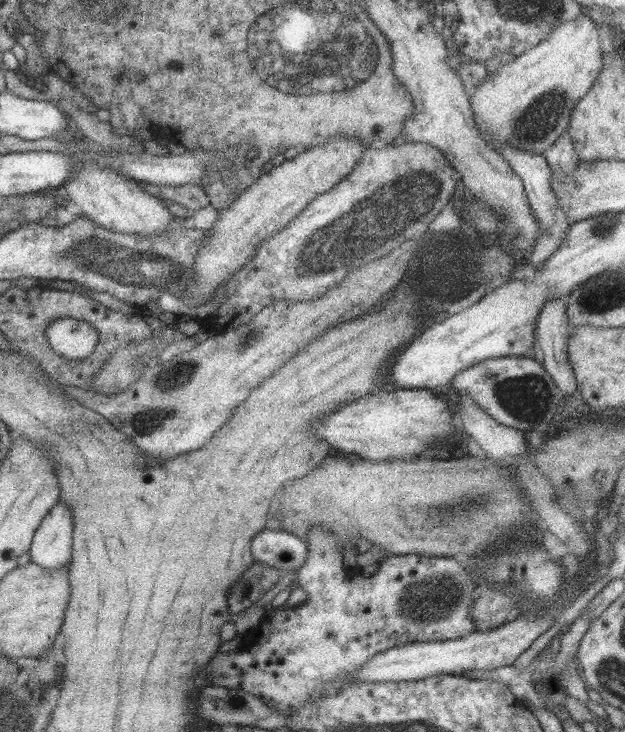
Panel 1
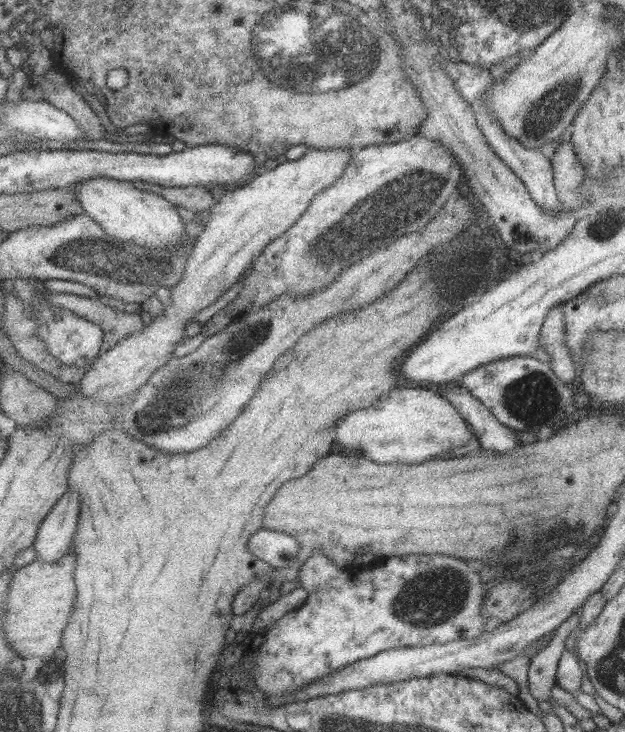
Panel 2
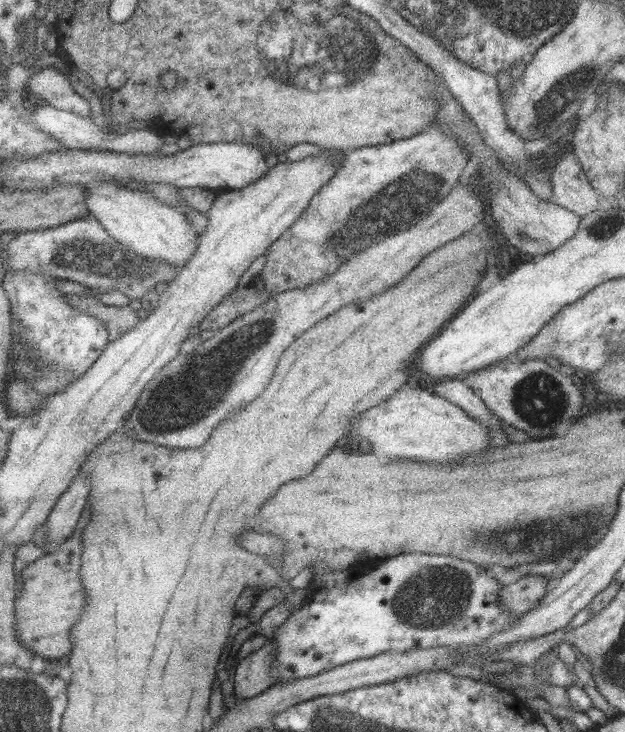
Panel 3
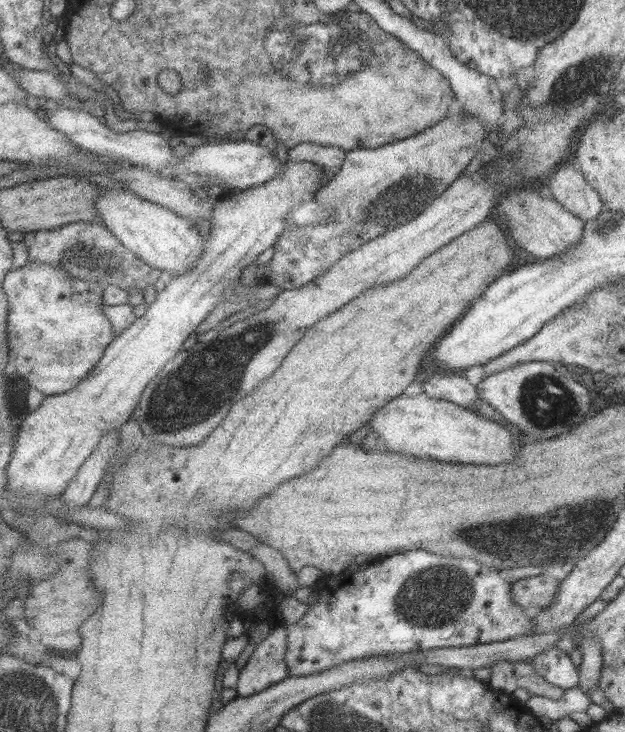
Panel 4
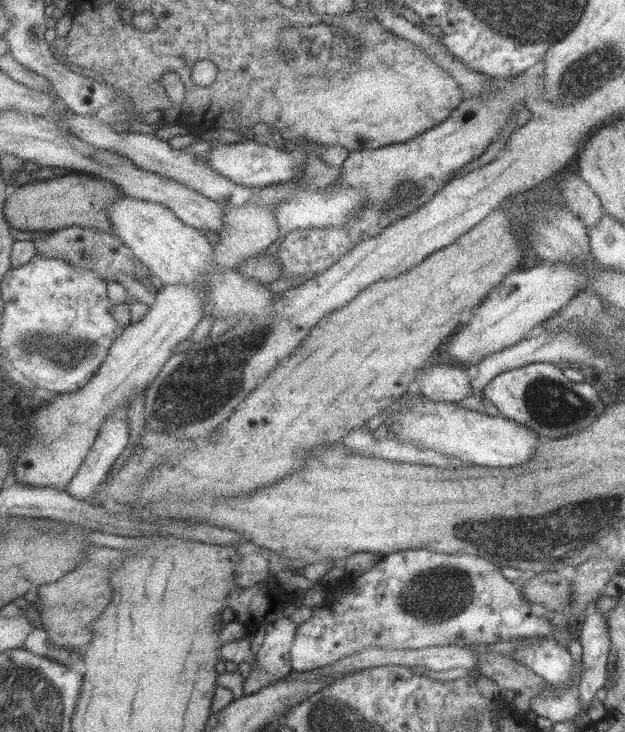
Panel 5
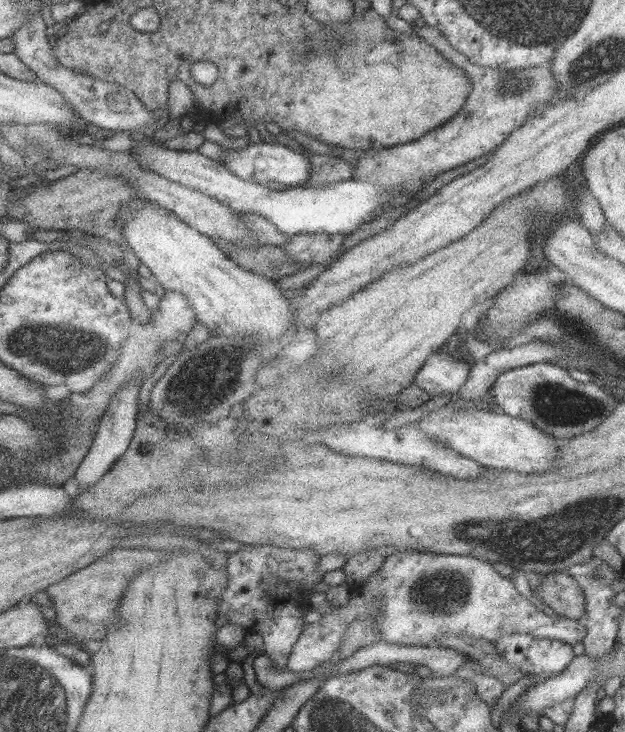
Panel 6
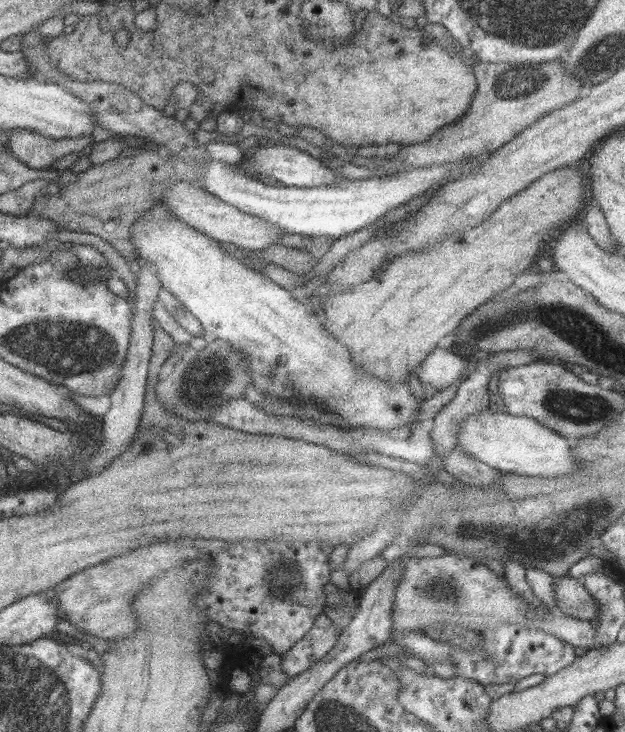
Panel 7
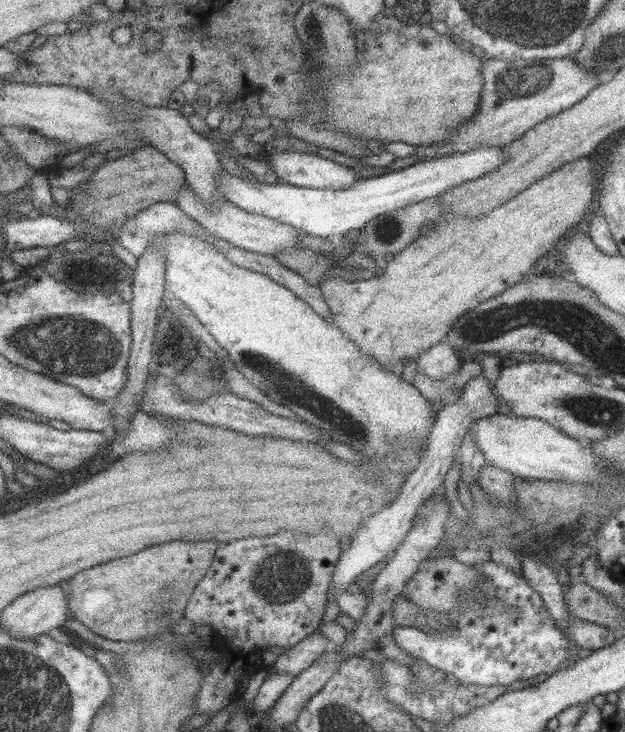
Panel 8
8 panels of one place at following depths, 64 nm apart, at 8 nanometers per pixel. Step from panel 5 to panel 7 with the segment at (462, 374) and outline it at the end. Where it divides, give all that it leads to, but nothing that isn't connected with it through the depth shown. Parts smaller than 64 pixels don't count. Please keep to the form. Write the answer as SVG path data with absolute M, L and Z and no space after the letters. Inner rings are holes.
M441 344L435 347L422 360L422 363L414 368L413 372L420 383L428 384L441 391L443 388L451 386L463 374L468 363L457 354L449 352L447 346Z

